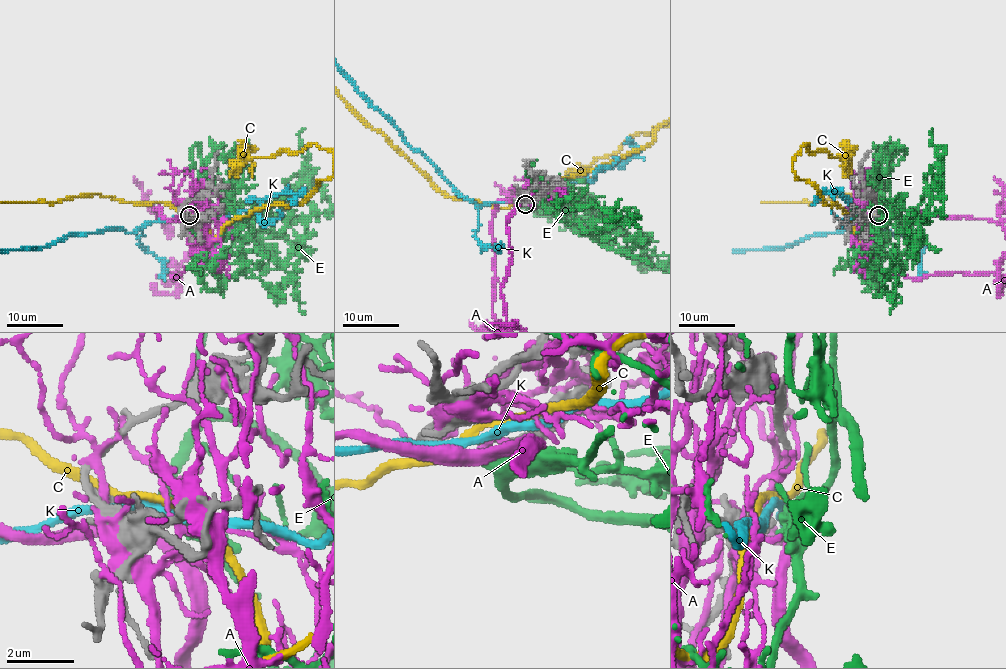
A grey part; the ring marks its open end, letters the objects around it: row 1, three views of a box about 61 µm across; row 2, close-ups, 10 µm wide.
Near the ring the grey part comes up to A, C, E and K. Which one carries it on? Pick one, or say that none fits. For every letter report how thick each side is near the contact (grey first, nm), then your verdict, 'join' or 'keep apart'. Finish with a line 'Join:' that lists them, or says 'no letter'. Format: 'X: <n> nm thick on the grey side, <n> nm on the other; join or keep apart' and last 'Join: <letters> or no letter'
A: 260 nm thick on the grey side, 400 nm on the other; keep apart
C: 200 nm thick on the grey side, 240 nm on the other; keep apart
E: 240 nm thick on the grey side, 340 nm on the other; join
K: 200 nm thick on the grey side, 240 nm on the other; keep apart
Join: E

